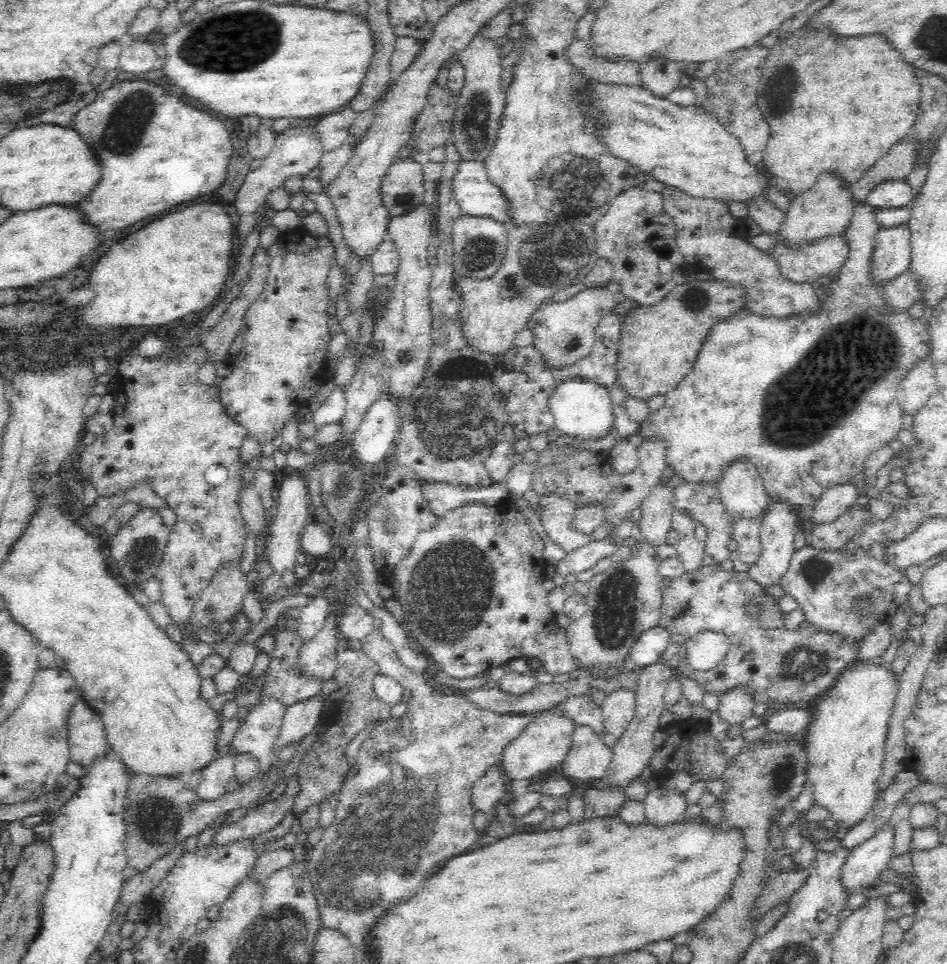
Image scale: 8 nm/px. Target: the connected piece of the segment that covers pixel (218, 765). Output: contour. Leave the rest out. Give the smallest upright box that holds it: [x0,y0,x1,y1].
[195,755,235,801]

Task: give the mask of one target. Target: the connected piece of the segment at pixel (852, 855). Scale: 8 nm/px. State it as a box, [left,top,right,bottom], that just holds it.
[841,825,894,892]

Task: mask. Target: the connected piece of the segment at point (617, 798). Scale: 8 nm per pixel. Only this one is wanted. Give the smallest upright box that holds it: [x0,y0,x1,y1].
[583,786,627,820]

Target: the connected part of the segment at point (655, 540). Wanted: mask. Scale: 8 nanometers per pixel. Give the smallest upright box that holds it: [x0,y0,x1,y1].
[636,481,674,549]

